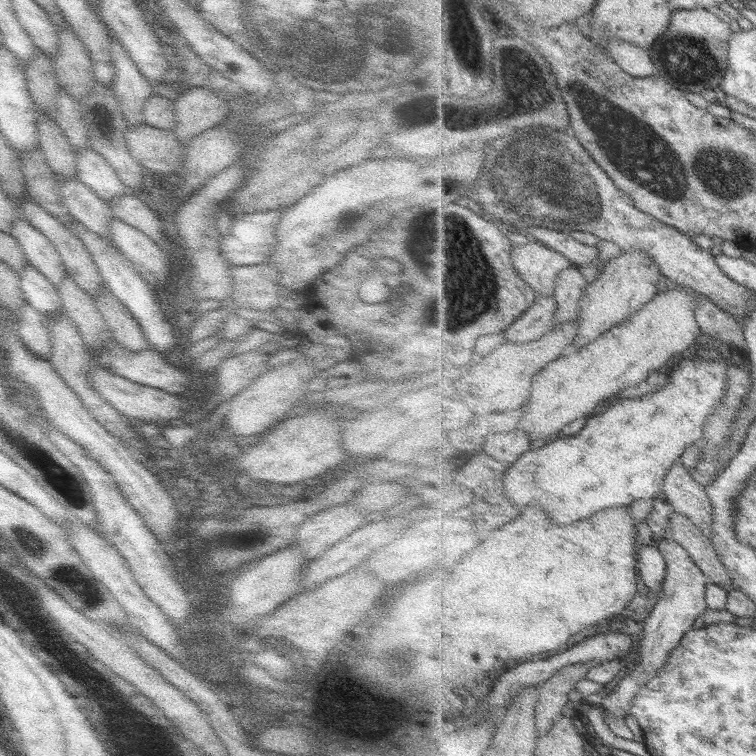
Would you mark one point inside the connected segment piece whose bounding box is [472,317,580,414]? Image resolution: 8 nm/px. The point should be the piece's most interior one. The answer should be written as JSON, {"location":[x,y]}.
{"location":[516,365]}

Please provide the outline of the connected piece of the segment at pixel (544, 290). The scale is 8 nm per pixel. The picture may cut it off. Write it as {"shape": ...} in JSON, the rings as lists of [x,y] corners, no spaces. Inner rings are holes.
{"shape":[[[535,239],[525,245],[516,245],[513,261],[518,274],[537,290],[539,296],[547,297],[555,293],[560,274],[574,266],[565,254]]]}

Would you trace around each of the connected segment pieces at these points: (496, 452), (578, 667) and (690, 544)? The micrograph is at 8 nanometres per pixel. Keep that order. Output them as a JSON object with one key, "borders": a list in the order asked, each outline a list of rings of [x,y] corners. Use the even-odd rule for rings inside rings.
{"borders":[[[[514,430],[506,434],[494,434],[486,442],[486,452],[502,462],[516,462],[534,448],[528,432]]],[[[588,661],[564,667],[539,687],[537,723],[540,734],[547,733],[563,714],[573,709],[570,692],[577,689],[578,683],[587,680],[592,667],[598,664],[598,661]]],[[[674,513],[669,530],[671,536],[686,550],[690,551],[694,562],[705,571],[709,582],[732,585],[732,577],[726,565],[720,560],[720,555],[715,549],[714,543],[709,536],[690,518],[682,513]]]]}

